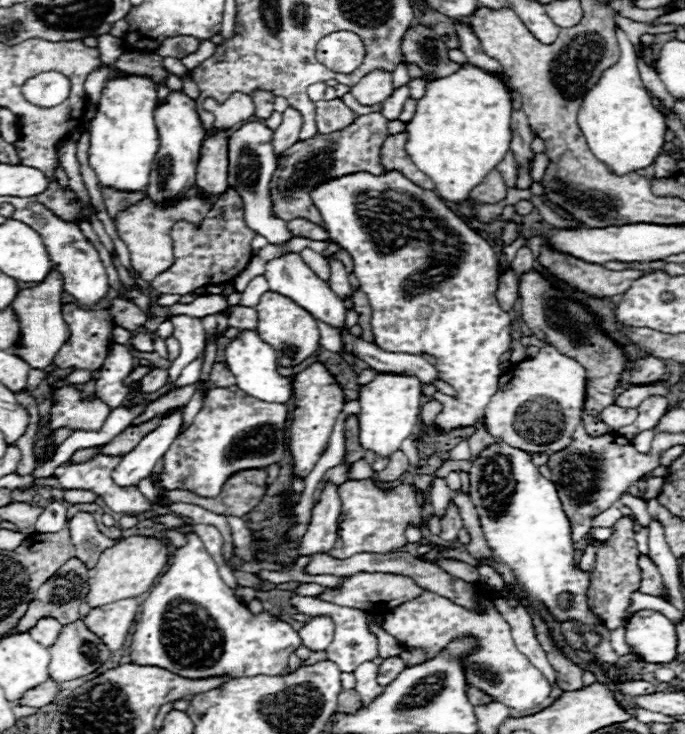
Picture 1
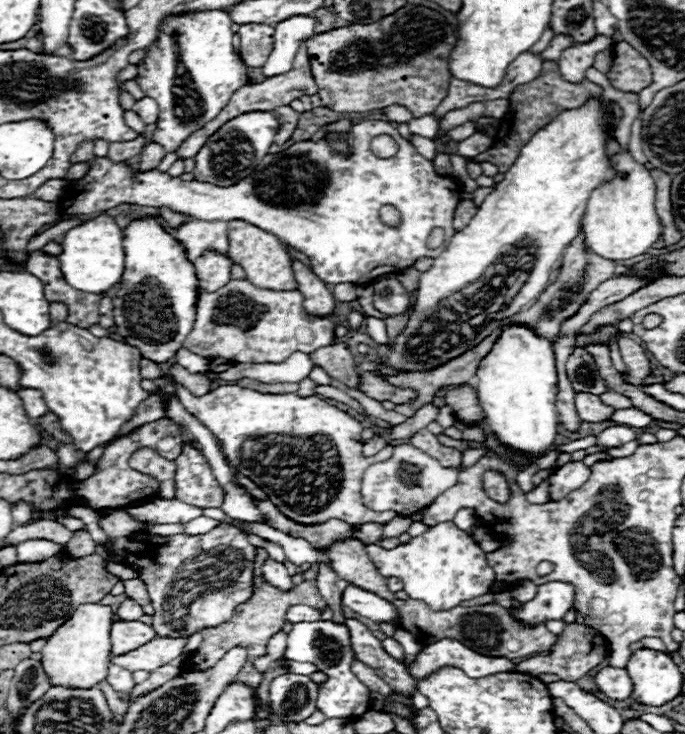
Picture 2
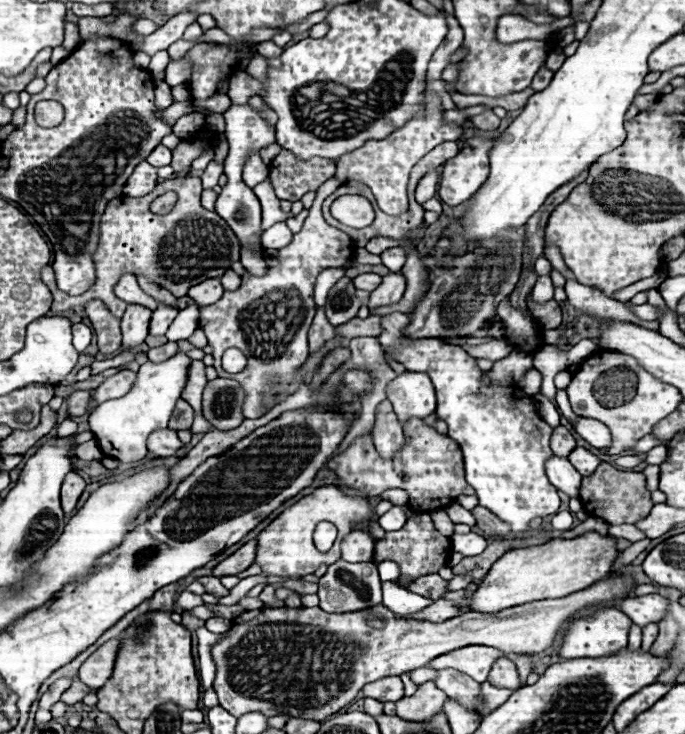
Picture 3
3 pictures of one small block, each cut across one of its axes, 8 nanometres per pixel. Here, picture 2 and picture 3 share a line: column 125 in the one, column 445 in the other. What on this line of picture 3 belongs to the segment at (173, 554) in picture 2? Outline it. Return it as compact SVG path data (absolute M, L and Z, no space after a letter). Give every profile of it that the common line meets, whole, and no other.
M414 514L414 518L406 520L406 526L396 532L388 532L384 540L376 542L374 550L374 562L384 562L384 560L394 560L400 566L402 578L420 578L426 574L438 572L442 566L448 564L450 560L450 538L438 534L434 530L434 522L430 514Z

